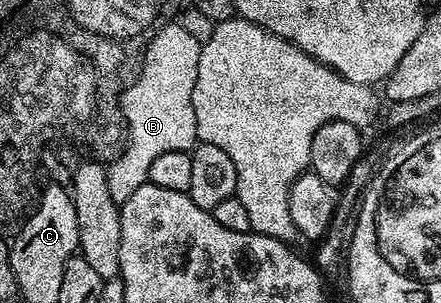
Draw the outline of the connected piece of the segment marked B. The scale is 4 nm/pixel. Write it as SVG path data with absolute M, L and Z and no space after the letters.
M179 22L162 25L147 44L139 77L120 97L120 108L123 111L126 128L125 147L117 159L106 165L109 194L113 194L115 204L121 206L133 195L133 190L137 190L137 186L148 183L149 166L157 159L157 154L165 154L169 150L185 152L194 149L198 136L191 92L195 88L201 48L200 41L198 39L195 41L190 32L179 25Z

